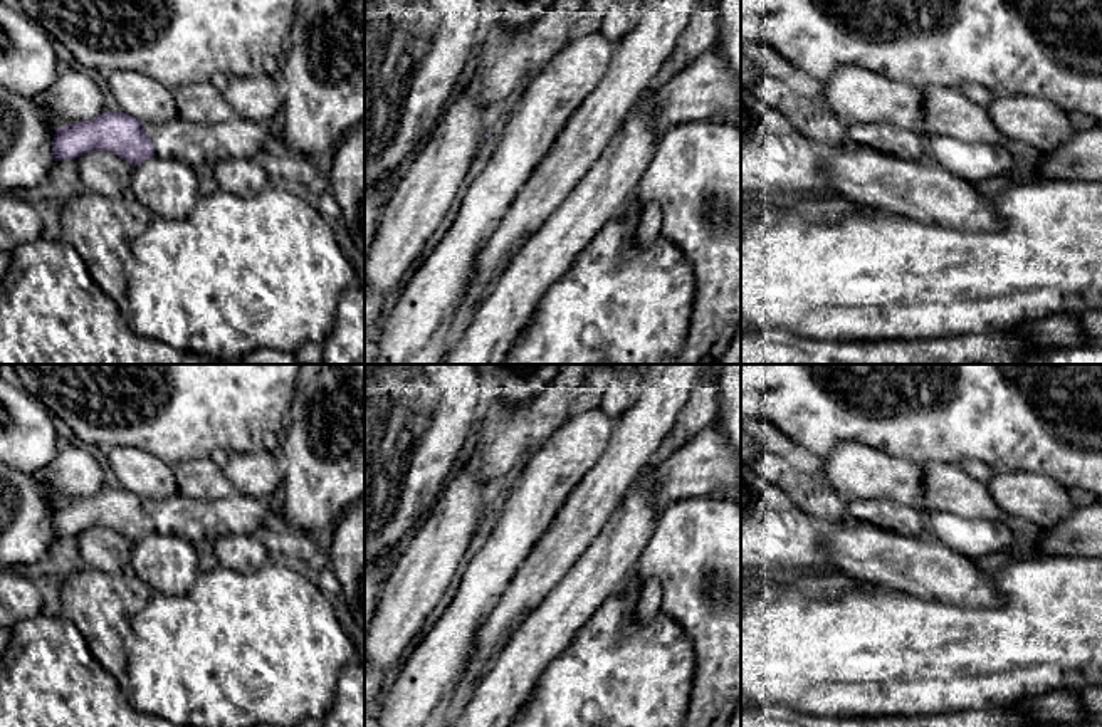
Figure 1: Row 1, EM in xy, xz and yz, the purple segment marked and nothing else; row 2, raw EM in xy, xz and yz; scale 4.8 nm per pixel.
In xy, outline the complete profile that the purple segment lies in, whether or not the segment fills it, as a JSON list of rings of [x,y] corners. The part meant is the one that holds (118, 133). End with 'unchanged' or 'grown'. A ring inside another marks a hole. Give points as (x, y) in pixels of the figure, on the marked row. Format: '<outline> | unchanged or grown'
[[[104,111],[92,121],[59,126],[52,139],[55,163],[89,151],[109,151],[131,166],[153,156],[186,163],[208,171],[223,160],[254,160],[276,143],[277,118],[255,123],[235,116],[218,124],[180,118],[163,124],[143,124],[124,112]]] | grown

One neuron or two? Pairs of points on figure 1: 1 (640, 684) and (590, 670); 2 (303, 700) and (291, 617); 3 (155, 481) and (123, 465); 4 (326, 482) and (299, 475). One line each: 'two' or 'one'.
1: one
2: one
3: one
4: one

